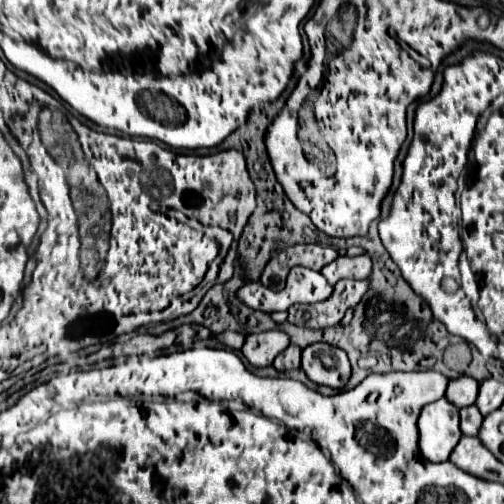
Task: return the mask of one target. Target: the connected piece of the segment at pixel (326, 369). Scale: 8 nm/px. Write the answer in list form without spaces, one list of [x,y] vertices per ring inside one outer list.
[[[331,344],[307,346],[303,350],[301,366],[309,380],[333,390],[341,390],[351,376],[351,364],[345,350]]]

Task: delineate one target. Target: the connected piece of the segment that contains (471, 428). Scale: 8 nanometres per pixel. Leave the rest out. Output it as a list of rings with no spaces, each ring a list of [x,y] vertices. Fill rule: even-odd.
[[[467,406],[467,408],[461,410],[461,430],[463,430],[463,434],[477,436],[481,422],[483,422],[483,416],[477,410],[477,406]]]

